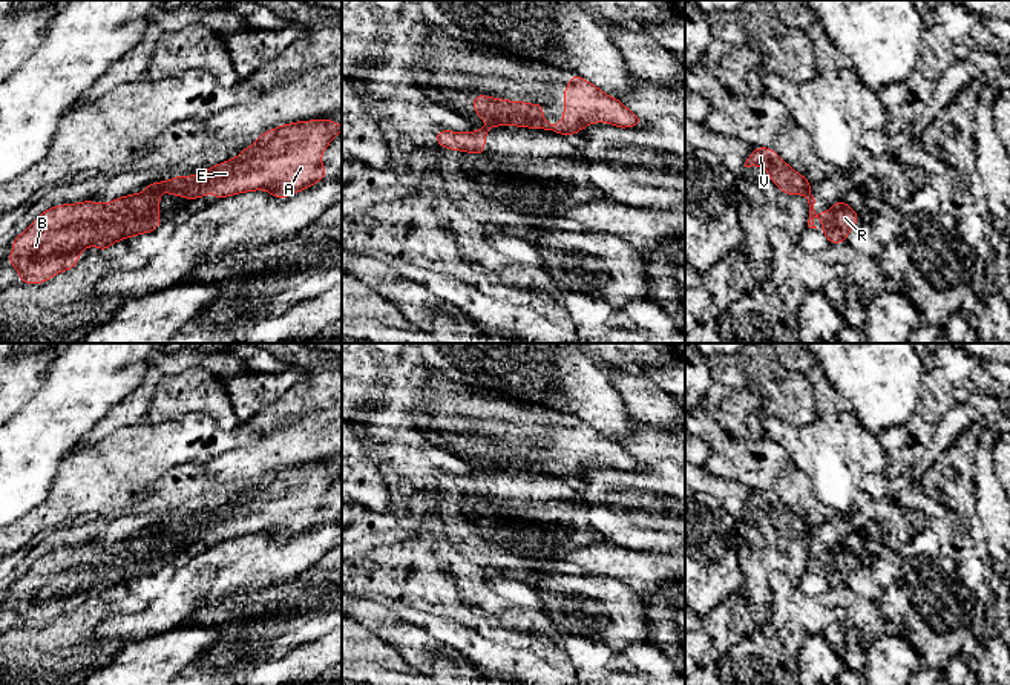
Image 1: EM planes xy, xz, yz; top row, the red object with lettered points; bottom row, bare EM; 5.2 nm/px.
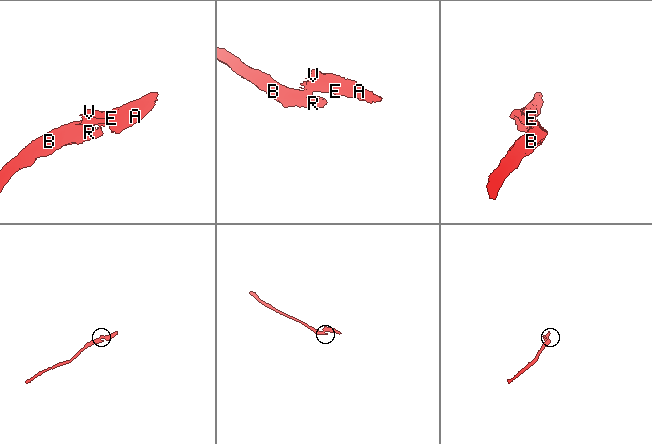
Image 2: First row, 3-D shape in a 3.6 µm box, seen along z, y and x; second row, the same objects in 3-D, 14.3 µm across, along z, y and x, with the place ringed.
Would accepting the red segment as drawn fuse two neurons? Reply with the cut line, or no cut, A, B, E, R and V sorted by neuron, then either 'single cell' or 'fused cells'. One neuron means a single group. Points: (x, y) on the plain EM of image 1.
cut xy (147, 535), (158, 538); groups A E V / B R; fused cells

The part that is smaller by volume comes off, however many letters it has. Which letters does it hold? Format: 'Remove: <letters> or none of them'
Remove: A, E, V

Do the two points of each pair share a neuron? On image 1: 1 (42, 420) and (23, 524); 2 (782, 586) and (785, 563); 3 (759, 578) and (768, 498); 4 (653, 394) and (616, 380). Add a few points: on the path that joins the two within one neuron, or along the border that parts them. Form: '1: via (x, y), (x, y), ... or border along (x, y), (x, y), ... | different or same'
1: border along (51, 489), (40, 503), (16, 521) | different
2: border along (780, 570), (776, 570), (770, 578), (770, 604) | different
3: via (759, 558), (767, 544), (767, 518) | same
4: via (644, 394), (626, 385) | same

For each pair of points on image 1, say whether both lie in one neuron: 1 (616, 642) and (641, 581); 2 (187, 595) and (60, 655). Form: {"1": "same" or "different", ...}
{"1": "different", "2": "different"}

